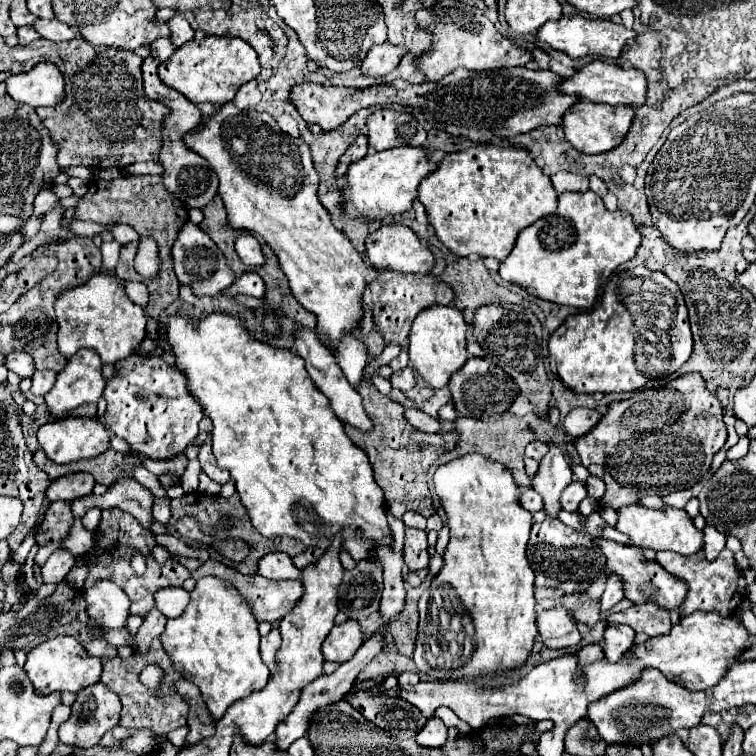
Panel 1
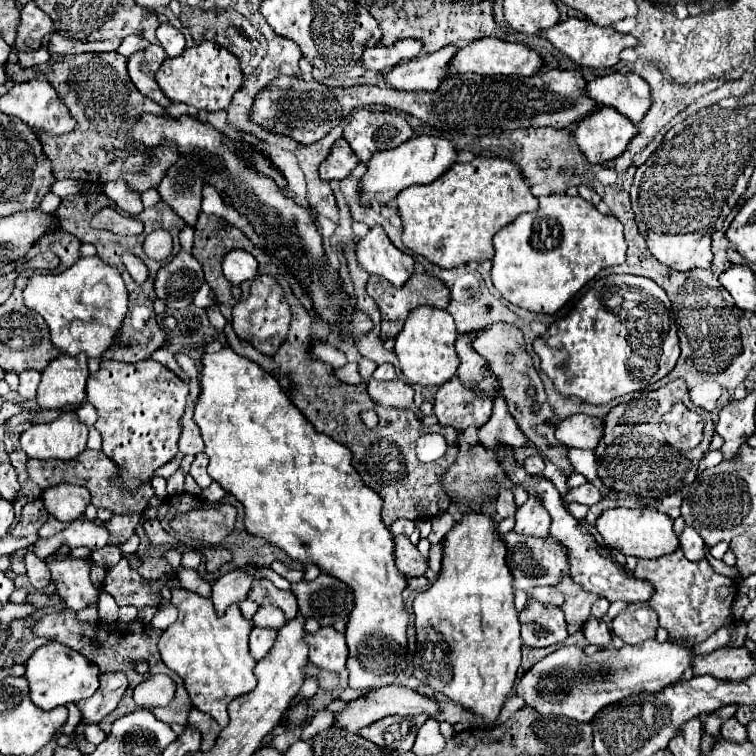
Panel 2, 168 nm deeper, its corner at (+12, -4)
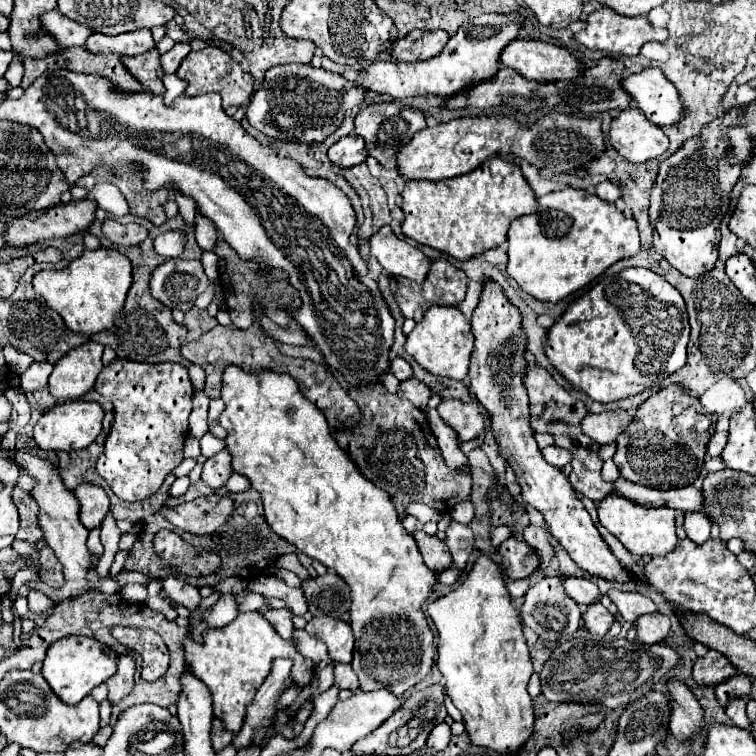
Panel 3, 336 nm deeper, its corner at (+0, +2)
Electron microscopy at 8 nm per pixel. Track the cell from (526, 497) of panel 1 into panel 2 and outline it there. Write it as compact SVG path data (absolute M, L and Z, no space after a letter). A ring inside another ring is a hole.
M500 489L498 499L496 499L496 511L498 511L498 519L514 517L514 515L516 515L514 491L510 491L510 489Z

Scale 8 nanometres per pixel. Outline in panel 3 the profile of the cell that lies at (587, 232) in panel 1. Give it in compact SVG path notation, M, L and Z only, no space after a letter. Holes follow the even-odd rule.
M566 187L538 199L538 209L518 217L508 229L508 275L538 301L558 303L582 289L620 259L640 251L634 217L626 217L614 203L600 201L582 189Z

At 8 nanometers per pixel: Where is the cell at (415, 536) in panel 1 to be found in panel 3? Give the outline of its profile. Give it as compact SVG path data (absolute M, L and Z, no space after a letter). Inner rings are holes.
M416 531L416 535L412 535L412 537L418 543L418 549L422 553L426 567L440 573L452 565L452 559L450 559L450 553L448 553L448 547L444 541L440 541L438 537L430 537L424 531Z

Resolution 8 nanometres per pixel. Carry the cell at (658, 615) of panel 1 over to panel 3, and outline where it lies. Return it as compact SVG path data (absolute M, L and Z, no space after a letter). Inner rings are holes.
M662 613L640 615L634 625L636 625L636 631L638 631L638 641L644 643L644 645L652 645L652 643L668 639L670 619Z

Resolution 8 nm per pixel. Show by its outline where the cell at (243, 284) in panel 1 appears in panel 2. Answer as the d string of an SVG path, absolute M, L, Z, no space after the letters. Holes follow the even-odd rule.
M204 283L204 287L196 293L196 297L194 297L194 305L196 307L210 307L210 305L214 305L214 293L212 293L212 289Z

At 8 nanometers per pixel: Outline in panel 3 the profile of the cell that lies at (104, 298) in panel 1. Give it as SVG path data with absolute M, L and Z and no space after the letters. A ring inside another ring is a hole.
M114 249L84 251L80 259L72 261L62 271L40 271L32 279L34 291L46 299L46 303L60 313L66 327L72 333L92 337L94 333L106 331L114 325L116 317L122 315L126 295L132 287L132 265L126 255Z

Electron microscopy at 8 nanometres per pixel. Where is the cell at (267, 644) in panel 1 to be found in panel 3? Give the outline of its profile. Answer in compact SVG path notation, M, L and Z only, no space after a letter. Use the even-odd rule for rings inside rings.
M272 609L272 611L266 611L264 617L272 623L274 631L282 637L282 639L292 639L292 613L288 609Z

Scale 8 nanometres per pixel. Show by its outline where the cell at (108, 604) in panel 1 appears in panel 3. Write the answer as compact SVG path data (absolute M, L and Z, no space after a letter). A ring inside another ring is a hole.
M16 451L14 455L16 463L20 465L20 473L24 475L30 475L38 481L38 487L32 491L32 497L38 501L40 505L40 517L38 517L38 523L42 527L42 533L44 533L44 539L48 541L48 547L54 549L54 553L58 555L58 561L62 563L62 569L64 569L64 585L60 589L50 589L50 587L44 587L44 583L26 583L28 589L40 589L44 595L48 595L54 603L58 601L64 601L64 599L74 599L74 597L82 597L90 591L90 581L88 581L88 571L90 567L98 561L98 557L88 551L86 547L86 537L88 537L88 529L80 523L78 519L78 503L76 503L76 497L72 491L68 491L64 485L62 485L62 479L56 471L56 467L50 463L50 461L44 461L40 459L38 455L30 455L30 453L20 453Z

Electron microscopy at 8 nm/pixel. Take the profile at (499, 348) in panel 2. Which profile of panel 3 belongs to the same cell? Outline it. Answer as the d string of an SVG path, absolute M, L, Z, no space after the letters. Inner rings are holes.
M528 363L522 379L524 379L524 387L528 389L528 397L530 397L530 427L536 433L550 433L554 437L556 447L572 451L572 461L570 461L572 473L568 477L572 487L578 493L592 499L594 503L600 503L604 495L612 491L612 483L606 483L600 479L600 469L602 469L602 461L598 461L600 445L580 431L580 419L588 415L586 405L580 399L574 399L568 391L564 391L552 379L552 375L538 363Z

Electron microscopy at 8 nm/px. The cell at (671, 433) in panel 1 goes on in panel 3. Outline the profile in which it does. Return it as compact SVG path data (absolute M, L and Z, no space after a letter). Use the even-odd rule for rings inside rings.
M672 383L638 405L634 419L616 439L614 463L620 475L632 483L652 489L686 487L698 479L712 435L712 419L702 413L700 401L682 385Z

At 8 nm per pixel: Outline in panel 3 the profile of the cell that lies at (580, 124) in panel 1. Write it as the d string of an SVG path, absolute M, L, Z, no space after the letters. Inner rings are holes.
M630 105L612 119L608 139L616 153L632 163L656 159L668 149L664 131L650 123L636 105Z

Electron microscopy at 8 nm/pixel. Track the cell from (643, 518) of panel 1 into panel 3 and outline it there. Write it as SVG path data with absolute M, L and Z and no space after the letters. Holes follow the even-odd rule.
M608 495L604 501L598 503L598 519L600 519L600 525L604 525L632 555L658 557L658 555L670 553L678 545L676 521L674 521L676 511L672 511L668 507L646 509L624 497Z

